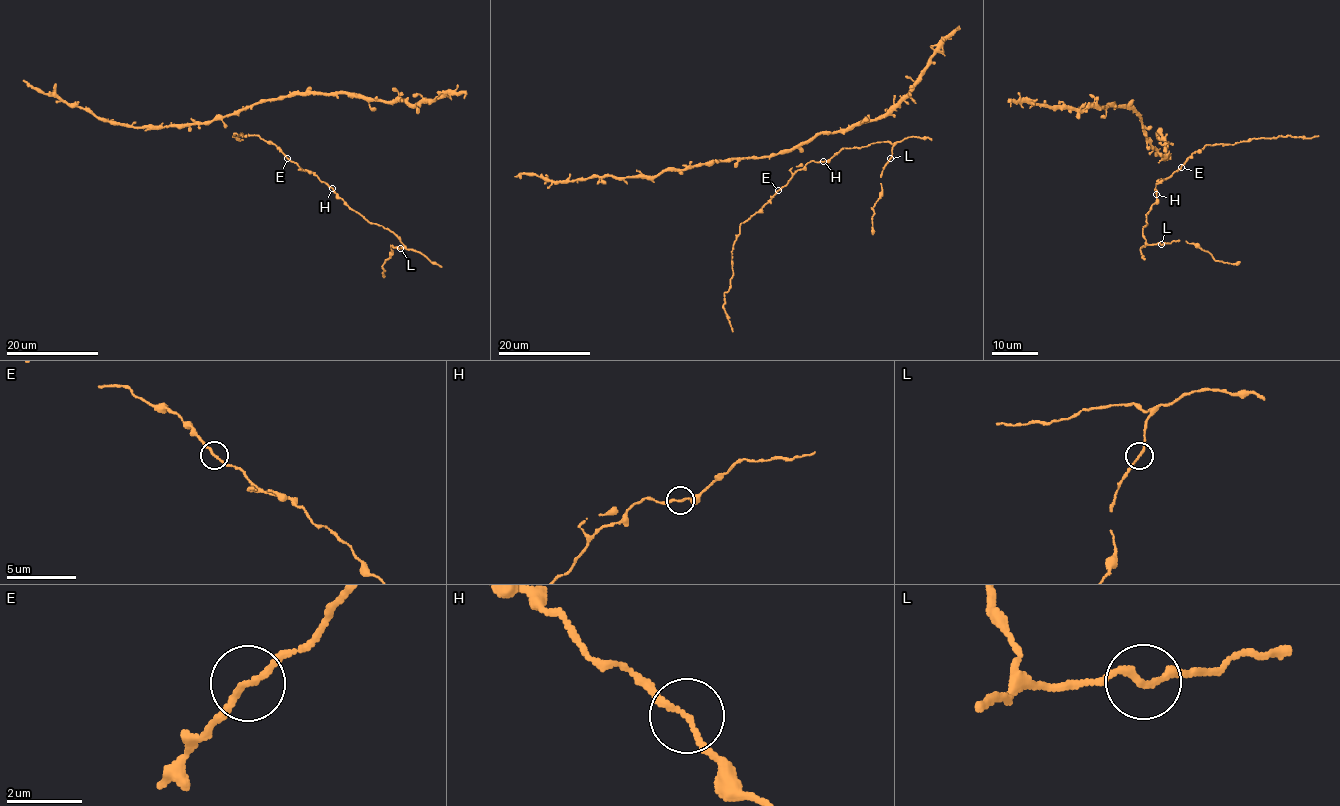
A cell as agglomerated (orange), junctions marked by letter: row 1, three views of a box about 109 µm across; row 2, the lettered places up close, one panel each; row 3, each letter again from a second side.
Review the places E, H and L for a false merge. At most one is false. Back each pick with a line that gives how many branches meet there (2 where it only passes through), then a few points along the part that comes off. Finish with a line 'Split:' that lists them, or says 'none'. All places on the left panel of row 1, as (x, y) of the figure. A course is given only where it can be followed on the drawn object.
E: 2 branches meet; foreign part runs (287, 158), (272, 143), (256, 135), (233, 136), (237, 140), (243, 139)
Split: E

